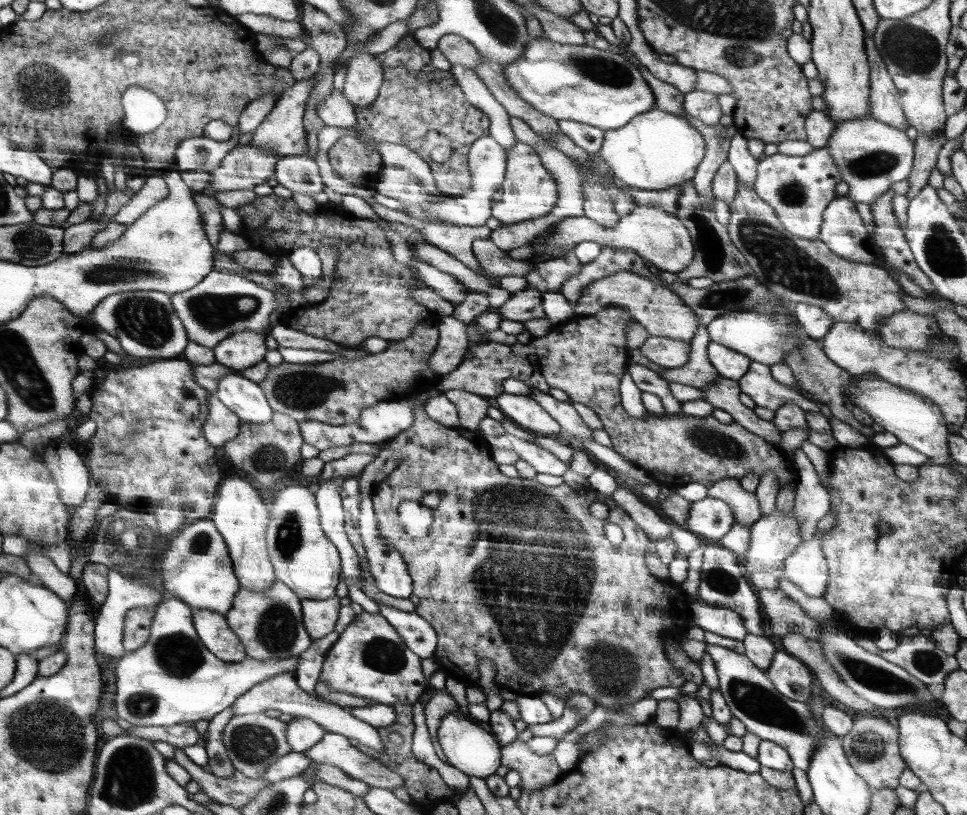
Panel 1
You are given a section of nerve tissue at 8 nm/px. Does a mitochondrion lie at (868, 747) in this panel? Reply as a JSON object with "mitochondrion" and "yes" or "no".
{"mitochondrion":"yes"}

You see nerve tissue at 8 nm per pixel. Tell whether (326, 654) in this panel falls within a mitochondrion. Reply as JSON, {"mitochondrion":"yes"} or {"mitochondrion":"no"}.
{"mitochondrion":"no"}

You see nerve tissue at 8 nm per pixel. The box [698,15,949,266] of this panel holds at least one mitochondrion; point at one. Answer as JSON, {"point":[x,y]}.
{"point":[914,51]}

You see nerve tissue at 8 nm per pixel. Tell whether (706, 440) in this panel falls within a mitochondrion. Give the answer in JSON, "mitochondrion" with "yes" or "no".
{"mitochondrion":"yes"}

